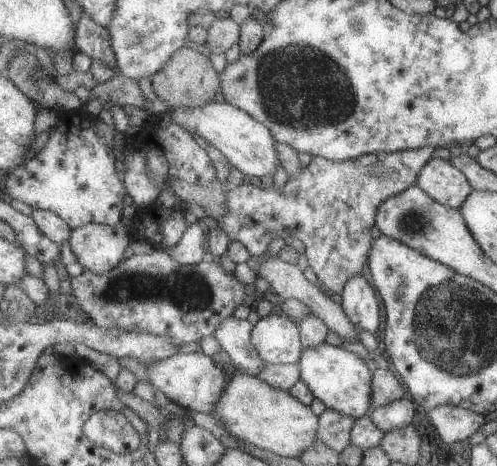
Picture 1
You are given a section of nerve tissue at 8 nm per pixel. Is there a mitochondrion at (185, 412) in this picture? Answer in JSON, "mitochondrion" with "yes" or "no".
{"mitochondrion":"no"}

